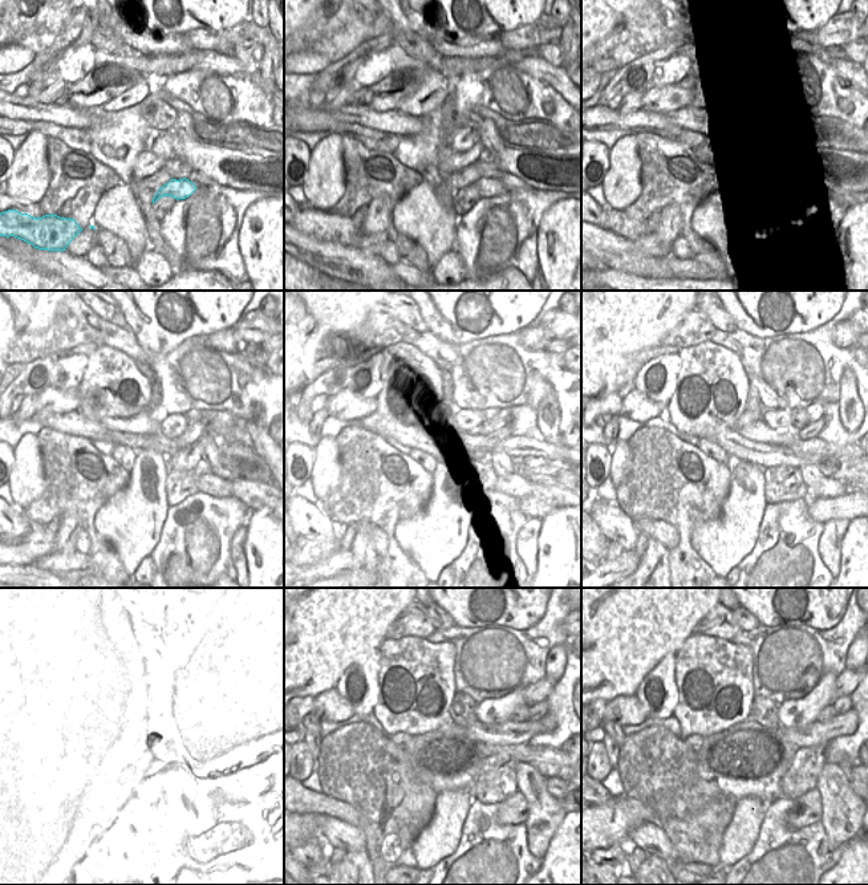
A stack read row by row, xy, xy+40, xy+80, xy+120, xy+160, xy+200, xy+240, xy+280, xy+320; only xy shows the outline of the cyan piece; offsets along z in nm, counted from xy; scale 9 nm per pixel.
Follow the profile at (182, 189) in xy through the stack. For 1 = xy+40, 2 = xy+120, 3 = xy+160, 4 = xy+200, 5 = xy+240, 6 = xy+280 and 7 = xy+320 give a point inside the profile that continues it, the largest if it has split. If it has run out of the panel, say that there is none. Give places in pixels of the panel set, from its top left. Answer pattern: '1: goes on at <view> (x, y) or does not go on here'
1: goes on at xy+40 (487, 187)
2: goes on at xy+120 (213, 484)
3: goes on at xy+160 (515, 484)
4: goes on at xy+200 (824, 488)
5: goes on at xy+240 (255, 786)
6: goes on at xy+280 (554, 784)
7: goes on at xy+320 (851, 782)

